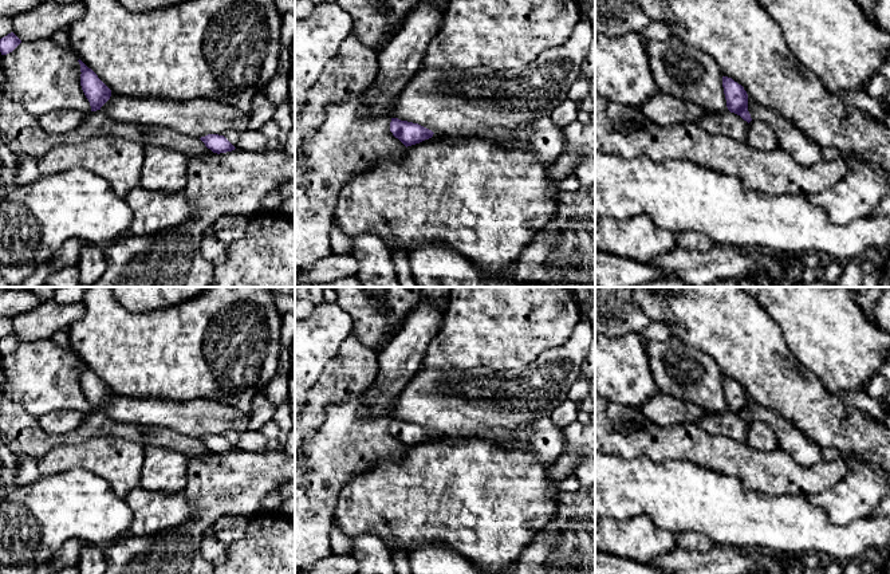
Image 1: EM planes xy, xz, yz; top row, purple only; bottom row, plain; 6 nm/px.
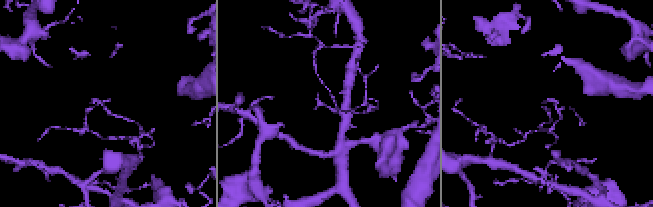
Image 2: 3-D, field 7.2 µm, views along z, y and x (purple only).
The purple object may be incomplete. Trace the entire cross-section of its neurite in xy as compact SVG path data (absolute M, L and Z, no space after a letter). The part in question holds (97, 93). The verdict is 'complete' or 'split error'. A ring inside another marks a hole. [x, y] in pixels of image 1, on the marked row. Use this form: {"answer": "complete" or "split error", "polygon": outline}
{"answer": "complete", "polygon": "M80 59L78 62L82 72L80 86L90 102L91 111L101 110L101 107L110 99L111 90Z"}

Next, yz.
{"answer": "complete", "polygon": "M722 76L722 87L728 110L749 123L752 118L748 111L748 94L744 87L728 76Z"}

